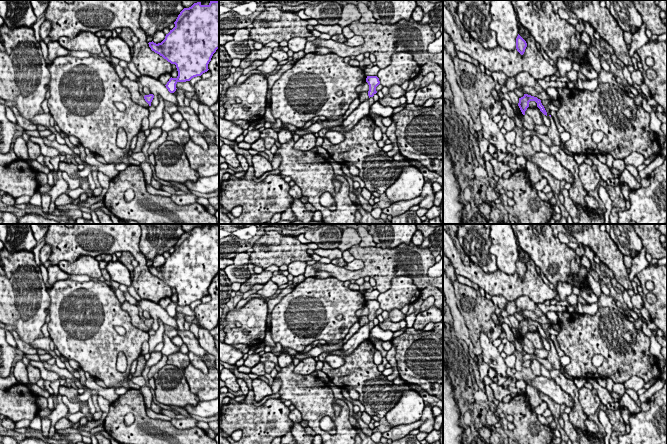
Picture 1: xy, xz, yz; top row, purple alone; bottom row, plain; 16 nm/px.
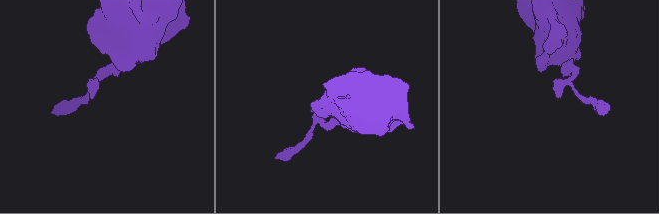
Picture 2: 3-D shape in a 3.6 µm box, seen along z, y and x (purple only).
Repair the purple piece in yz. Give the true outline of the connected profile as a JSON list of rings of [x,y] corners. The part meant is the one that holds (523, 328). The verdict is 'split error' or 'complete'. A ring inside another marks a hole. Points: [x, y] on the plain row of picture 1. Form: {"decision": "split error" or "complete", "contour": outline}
{"decision": "complete", "contour": [[[524,318],[523,321],[519,322],[519,327],[518,330],[522,336],[523,339],[525,339],[525,335],[527,334],[527,332],[529,331],[529,326],[530,325],[535,325],[537,327],[537,331],[540,333],[540,335],[547,340],[547,336],[544,332],[544,330],[541,327],[541,324],[538,323],[537,321],[528,319],[528,318]]]}

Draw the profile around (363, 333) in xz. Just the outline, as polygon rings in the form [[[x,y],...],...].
[[[369,324],[361,326],[357,333],[355,333],[344,345],[342,346],[342,351],[344,356],[350,356],[353,351],[366,339],[369,339],[370,328]]]

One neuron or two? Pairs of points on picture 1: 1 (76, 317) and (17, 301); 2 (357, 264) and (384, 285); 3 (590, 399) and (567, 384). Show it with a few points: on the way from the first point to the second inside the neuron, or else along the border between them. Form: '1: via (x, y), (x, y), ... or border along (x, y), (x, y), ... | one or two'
1: border along (49, 291), (50, 305), (47, 313) | two
2: border along (364, 262), (356, 270), (343, 267) | two
3: border along (579, 388), (578, 402), (585, 415) | two

